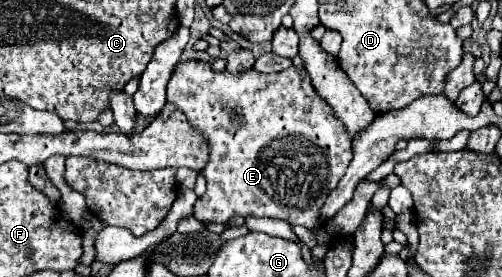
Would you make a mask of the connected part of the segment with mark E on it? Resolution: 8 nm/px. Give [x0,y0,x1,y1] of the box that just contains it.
[166,60,352,242]

